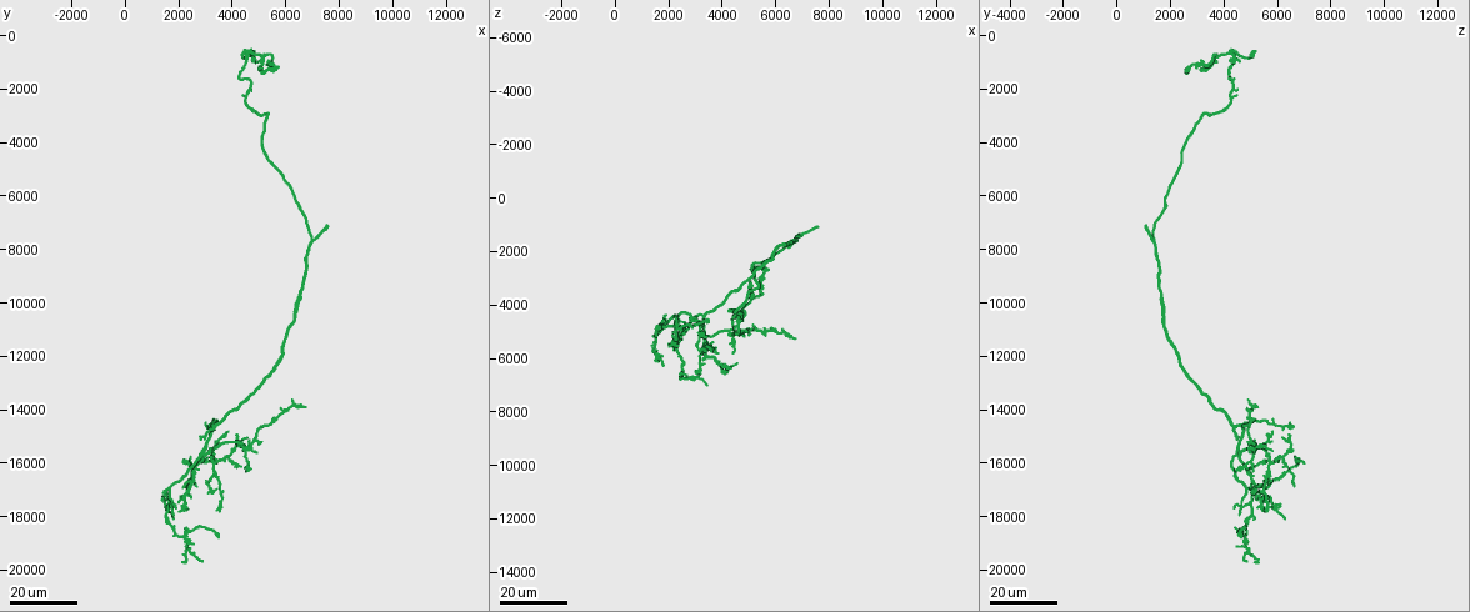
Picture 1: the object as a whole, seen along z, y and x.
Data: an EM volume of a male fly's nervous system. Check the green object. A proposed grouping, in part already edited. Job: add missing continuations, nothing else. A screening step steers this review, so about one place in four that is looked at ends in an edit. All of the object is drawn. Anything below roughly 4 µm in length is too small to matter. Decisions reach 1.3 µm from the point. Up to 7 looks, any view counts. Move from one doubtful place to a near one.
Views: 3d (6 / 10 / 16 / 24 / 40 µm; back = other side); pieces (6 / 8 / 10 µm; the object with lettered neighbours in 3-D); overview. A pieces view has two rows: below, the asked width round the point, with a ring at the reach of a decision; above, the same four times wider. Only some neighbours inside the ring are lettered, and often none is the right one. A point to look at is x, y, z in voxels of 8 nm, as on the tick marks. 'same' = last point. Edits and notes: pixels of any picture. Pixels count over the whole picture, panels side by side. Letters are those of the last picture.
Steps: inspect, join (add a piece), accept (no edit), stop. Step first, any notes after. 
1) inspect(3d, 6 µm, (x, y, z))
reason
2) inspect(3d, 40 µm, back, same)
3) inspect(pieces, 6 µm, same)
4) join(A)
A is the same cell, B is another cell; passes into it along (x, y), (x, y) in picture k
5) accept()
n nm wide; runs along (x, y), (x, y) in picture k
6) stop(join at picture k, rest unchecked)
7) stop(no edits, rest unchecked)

inspect(3d, 16 µm, (7500, 7200, 1100))
free end

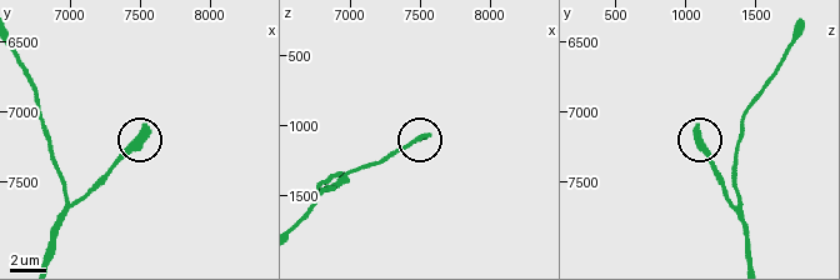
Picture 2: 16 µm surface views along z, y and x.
inspect(pieces, 8 µm, (7520, 7080, 1080))
what lies round it

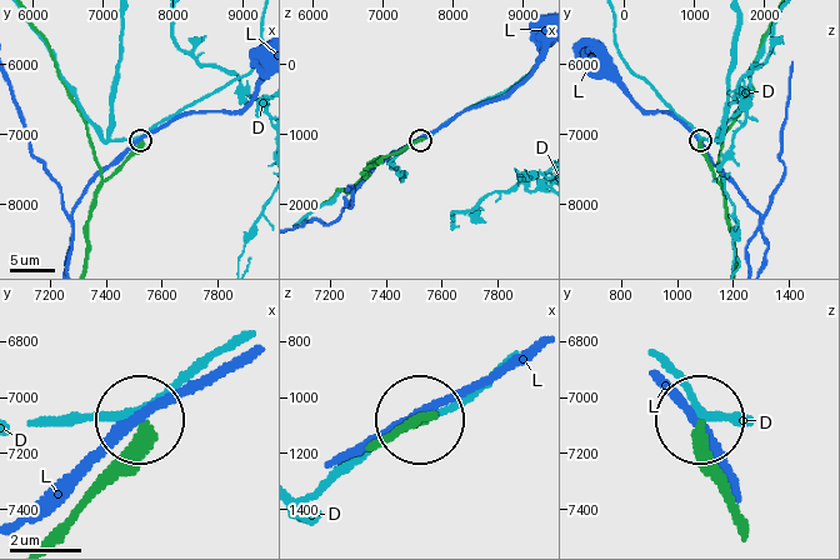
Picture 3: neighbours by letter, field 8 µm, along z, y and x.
accept()
D and L are other cells; runs along (86, 258), (94, 190), (140, 140) in picture 3; no lettered piece goes on from it

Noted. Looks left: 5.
inspect(3d, 16 µm, (4300, 15200, 4800))
tapers out

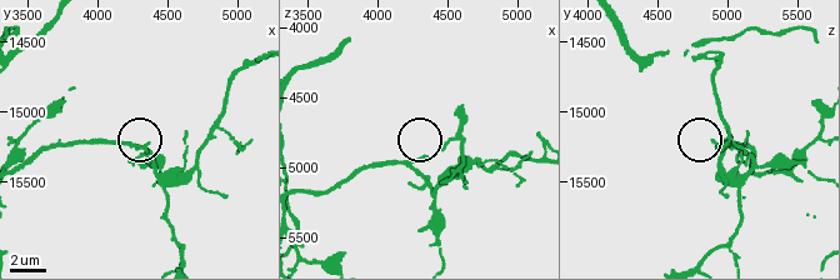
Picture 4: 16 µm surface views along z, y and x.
inspect(pieces, 6 µm, (4360, 15280, 4920))

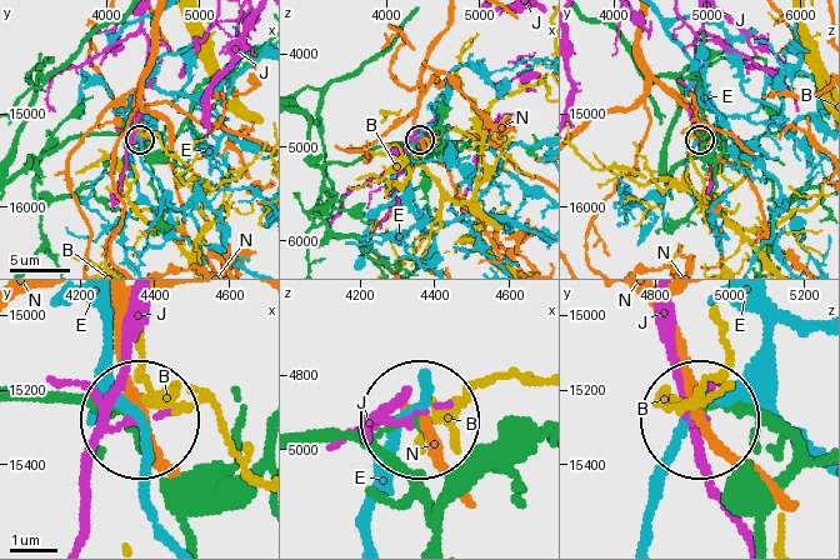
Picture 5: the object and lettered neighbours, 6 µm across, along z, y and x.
accept()
B, E, J and N are other cells; runs along (31, 403), (135, 411) in picture 5; no lettered piece goes on from it

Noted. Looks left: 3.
inspect(3d, 24 µm, (1700, 17900, 4600))
thin end

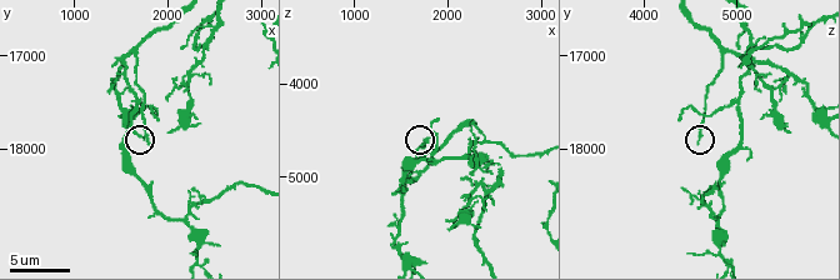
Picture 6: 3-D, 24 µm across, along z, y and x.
inspect(pieces, 6 µm, (1800, 17950, 4600))

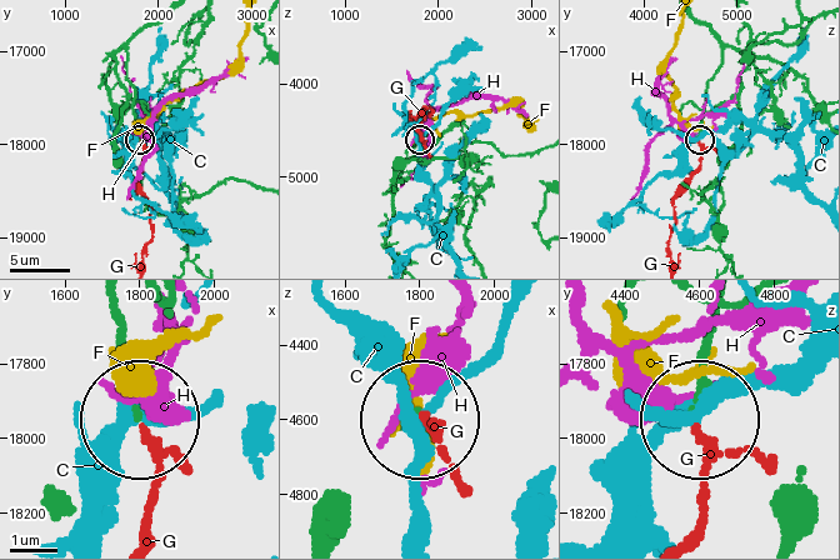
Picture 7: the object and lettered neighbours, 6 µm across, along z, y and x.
join(G)
G is the same cell, C, F and H are other cells; it goes on there

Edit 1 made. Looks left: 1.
stop(join at picture 7, rest unchecked)

